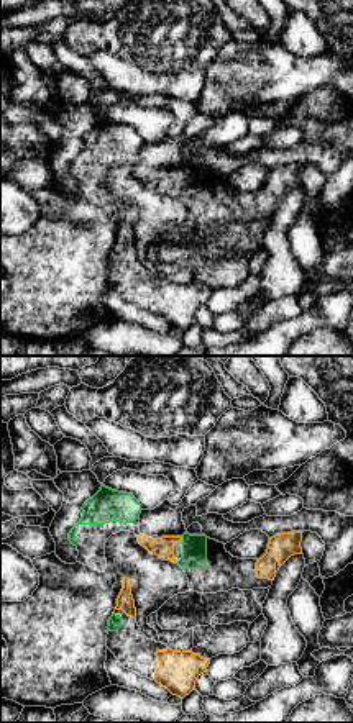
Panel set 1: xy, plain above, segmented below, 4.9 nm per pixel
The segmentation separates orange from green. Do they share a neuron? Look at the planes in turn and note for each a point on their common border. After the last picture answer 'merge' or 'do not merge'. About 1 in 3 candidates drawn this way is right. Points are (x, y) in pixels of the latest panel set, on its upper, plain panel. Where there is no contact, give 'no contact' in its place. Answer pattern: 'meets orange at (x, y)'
meets orange at (181, 172)

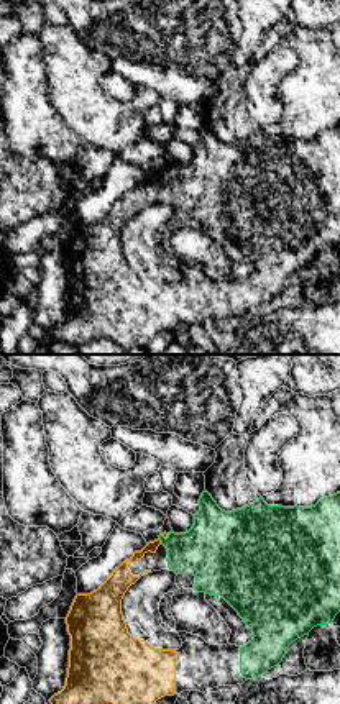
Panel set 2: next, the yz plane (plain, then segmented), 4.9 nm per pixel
meets orange at (160, 173)

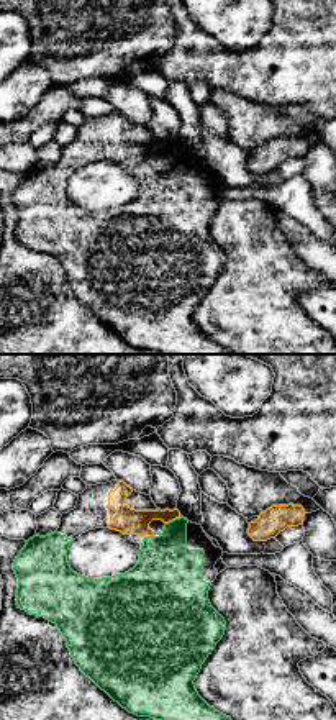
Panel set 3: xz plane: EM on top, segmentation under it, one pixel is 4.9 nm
meets orange at (172, 151)

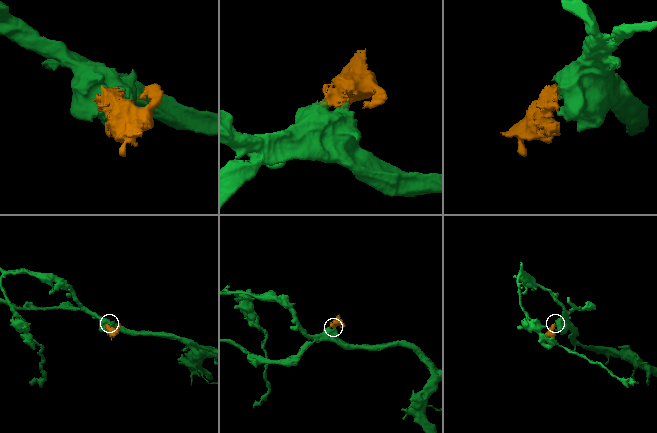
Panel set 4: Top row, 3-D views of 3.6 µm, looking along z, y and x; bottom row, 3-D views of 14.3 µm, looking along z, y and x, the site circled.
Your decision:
merge

